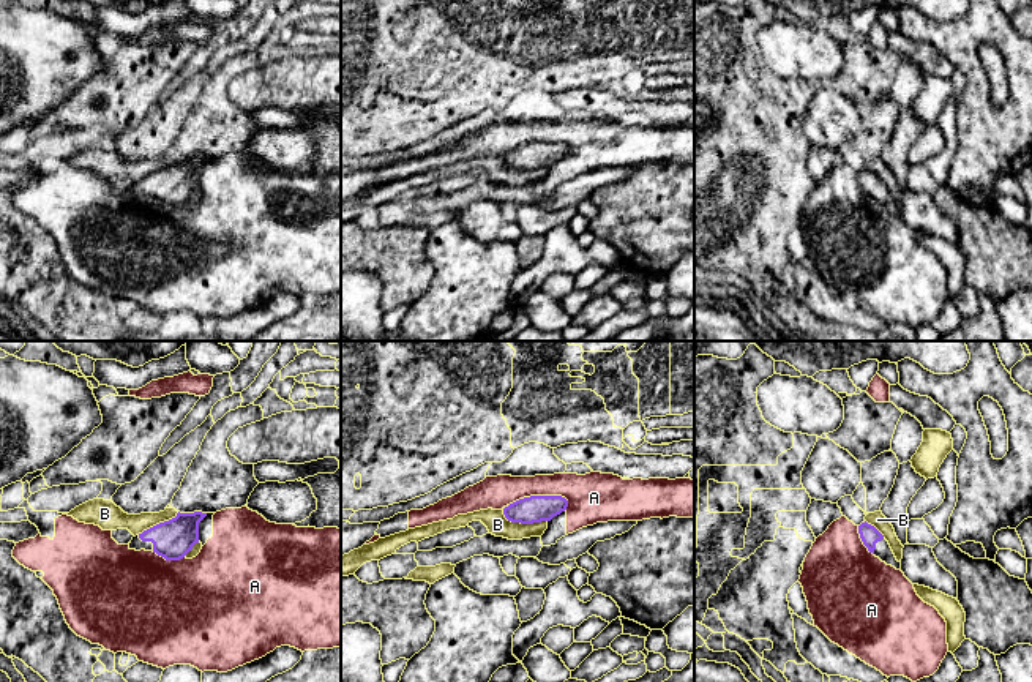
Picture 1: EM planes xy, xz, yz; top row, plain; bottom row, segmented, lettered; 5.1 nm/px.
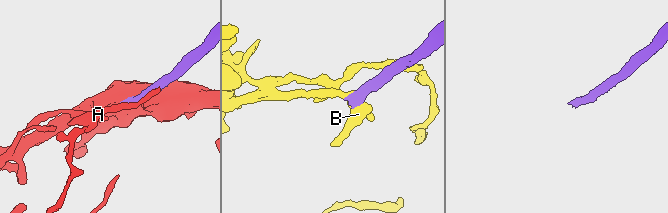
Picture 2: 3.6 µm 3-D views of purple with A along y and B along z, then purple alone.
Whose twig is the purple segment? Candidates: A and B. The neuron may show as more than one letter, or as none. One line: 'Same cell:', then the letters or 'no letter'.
Same cell: no letter

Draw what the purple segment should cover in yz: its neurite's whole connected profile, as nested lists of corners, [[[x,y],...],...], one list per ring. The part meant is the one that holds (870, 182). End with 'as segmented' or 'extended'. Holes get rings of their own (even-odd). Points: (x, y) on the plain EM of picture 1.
[[[865,167],[858,172],[858,180],[869,199],[873,199],[887,212],[892,212],[896,216],[901,216],[901,208],[896,207],[888,188],[874,172]]] | extended

